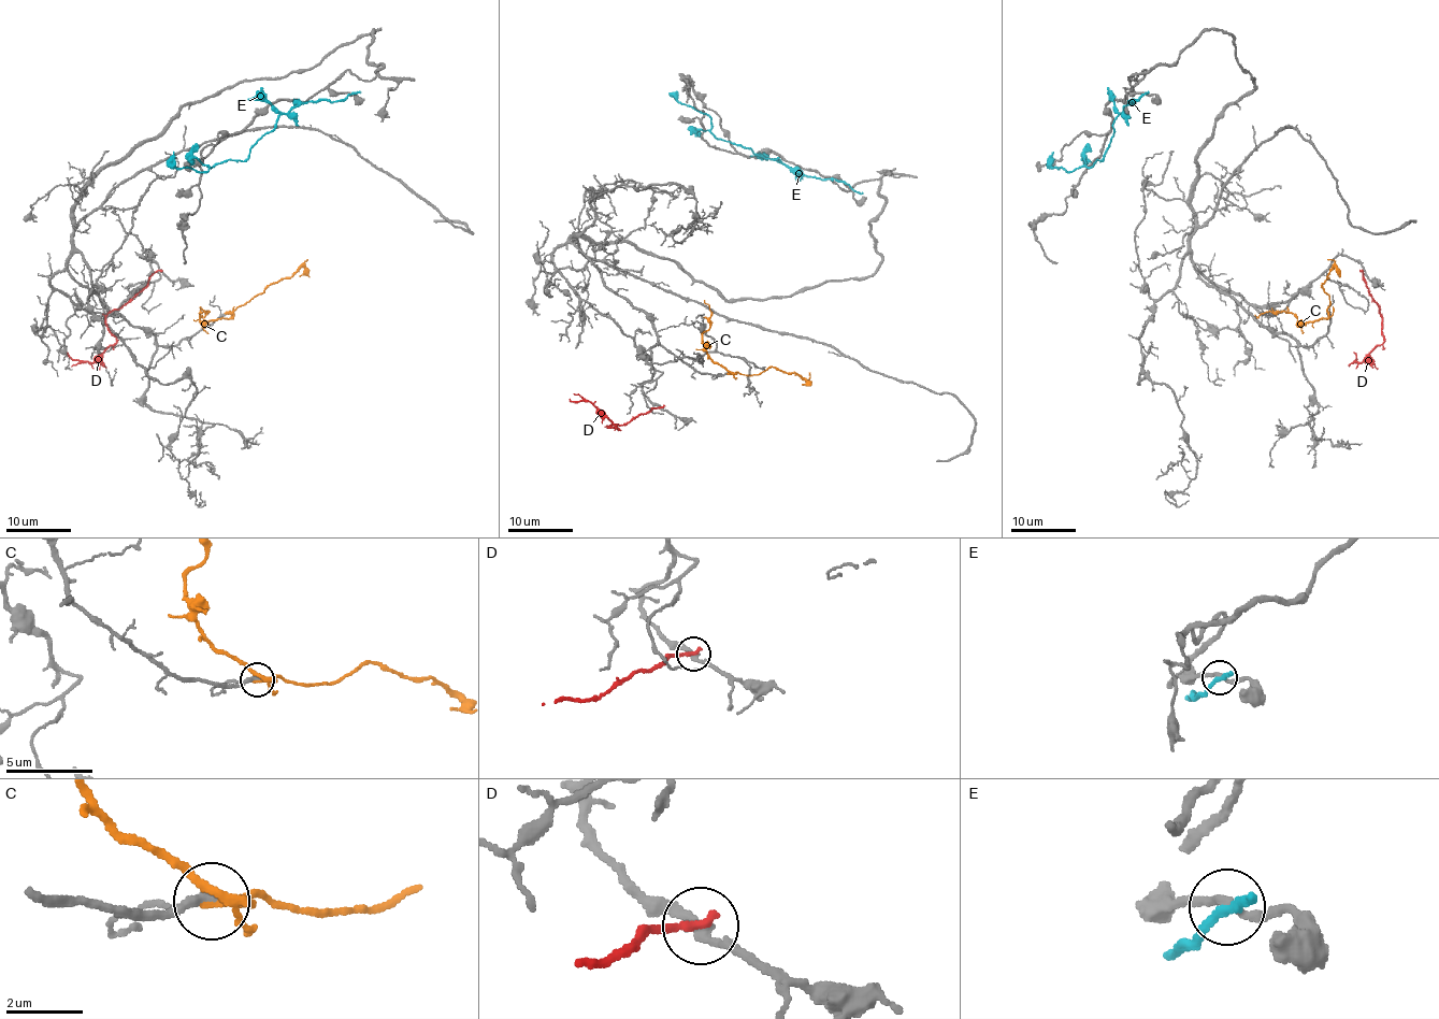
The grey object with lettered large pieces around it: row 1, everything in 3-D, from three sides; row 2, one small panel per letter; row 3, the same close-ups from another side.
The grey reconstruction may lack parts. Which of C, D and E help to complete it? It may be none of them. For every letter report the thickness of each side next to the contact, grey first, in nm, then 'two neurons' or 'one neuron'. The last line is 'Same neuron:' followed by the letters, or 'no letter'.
C: calibres 180 and 280 nm; one neuron
D: calibres 220 and 240 nm; two neurons
E: calibres 220 and 200 nm; two neurons
Same neuron: C

